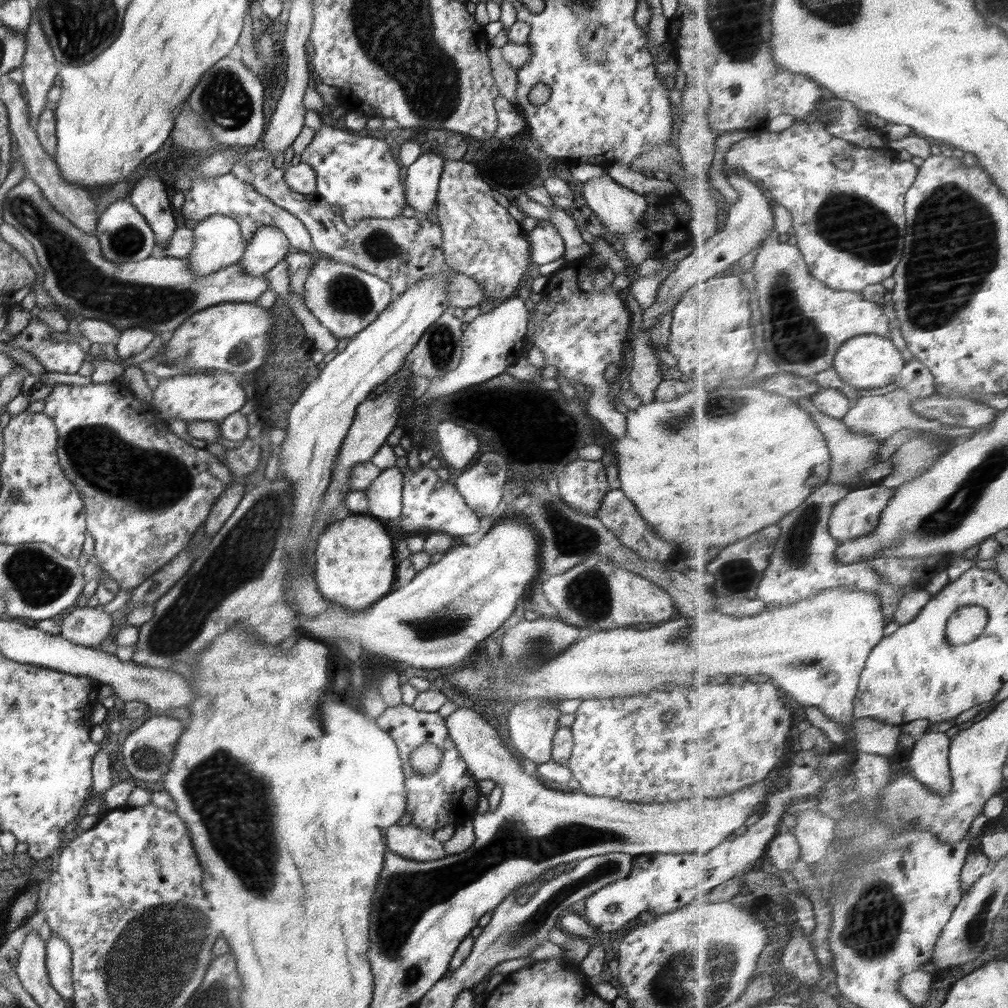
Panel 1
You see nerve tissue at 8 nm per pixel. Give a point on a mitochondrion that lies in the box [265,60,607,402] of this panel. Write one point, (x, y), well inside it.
(346, 294)

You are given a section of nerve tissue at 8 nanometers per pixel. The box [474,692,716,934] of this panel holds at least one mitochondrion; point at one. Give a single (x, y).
(605, 869)

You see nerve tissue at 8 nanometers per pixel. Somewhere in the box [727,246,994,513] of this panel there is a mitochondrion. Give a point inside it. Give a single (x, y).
(799, 340)

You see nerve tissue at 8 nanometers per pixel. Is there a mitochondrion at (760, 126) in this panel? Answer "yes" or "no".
no

